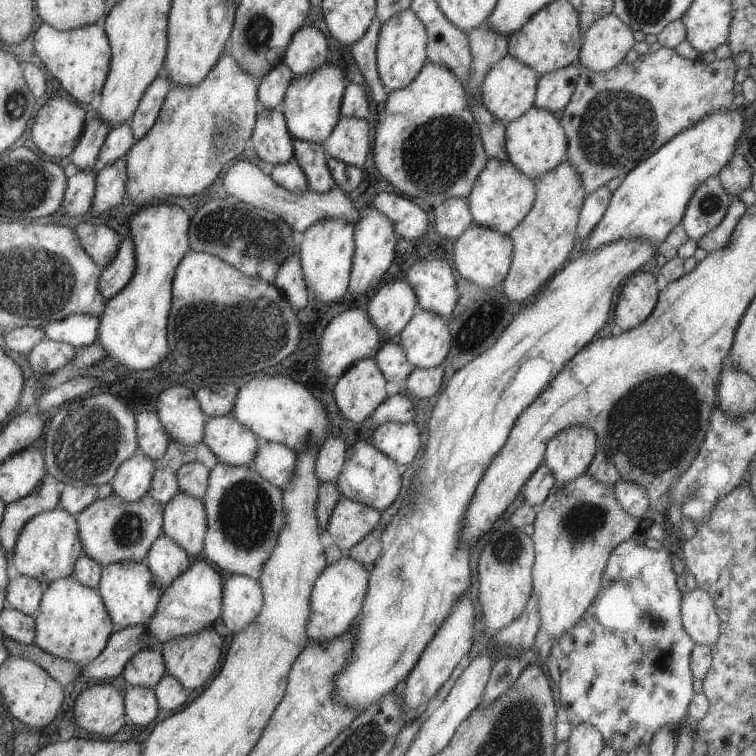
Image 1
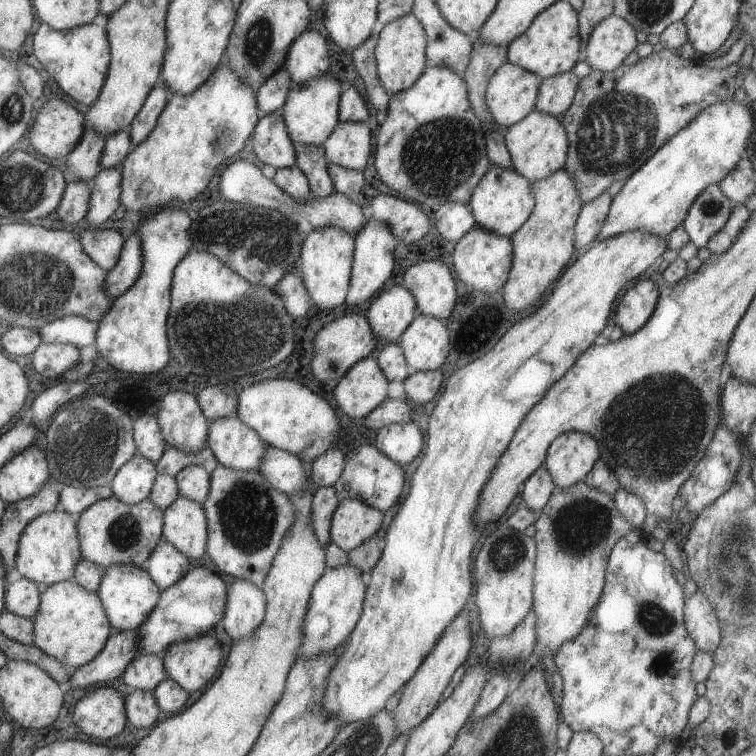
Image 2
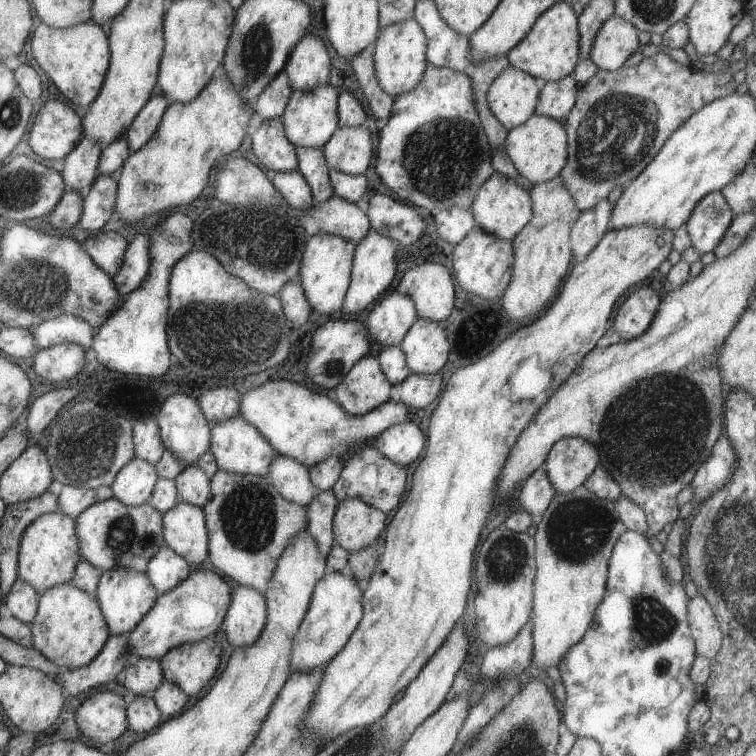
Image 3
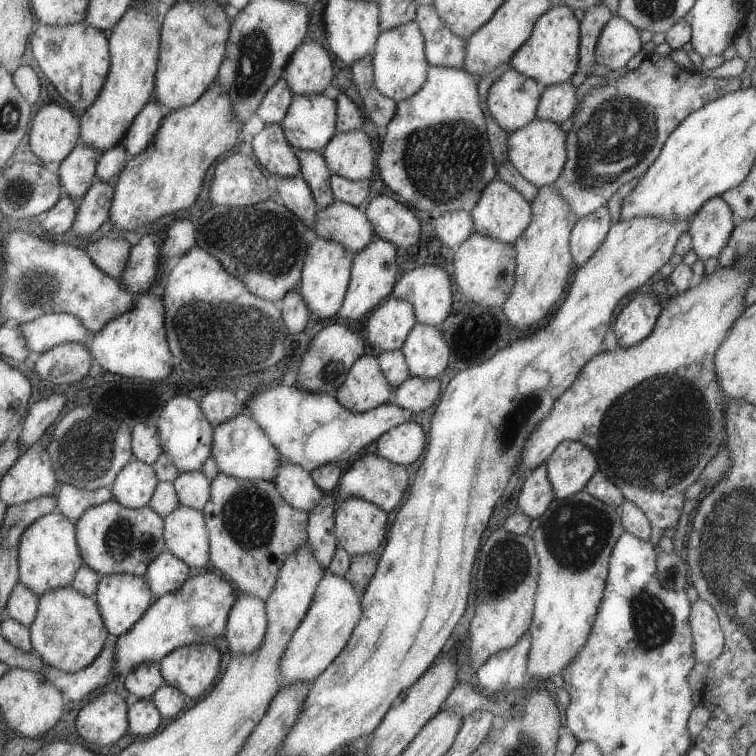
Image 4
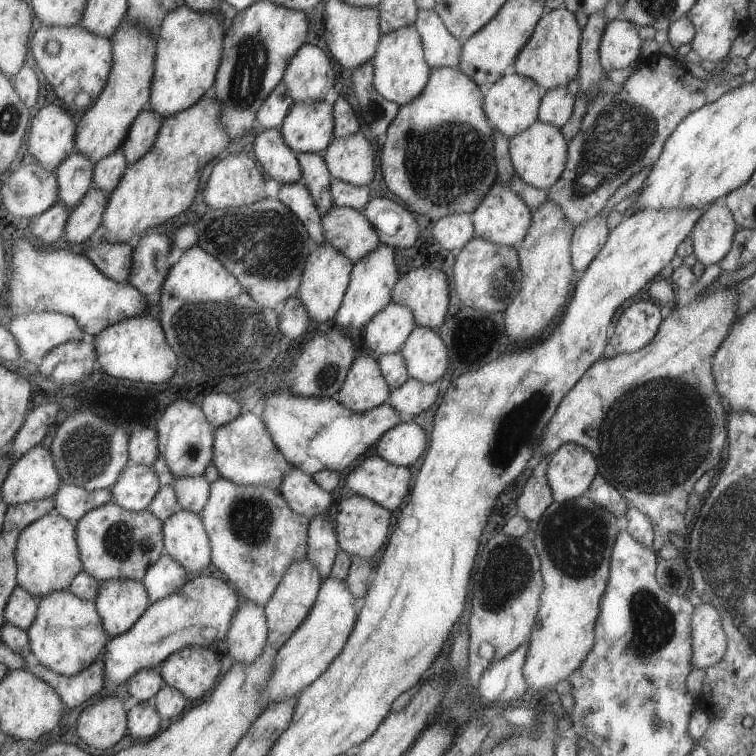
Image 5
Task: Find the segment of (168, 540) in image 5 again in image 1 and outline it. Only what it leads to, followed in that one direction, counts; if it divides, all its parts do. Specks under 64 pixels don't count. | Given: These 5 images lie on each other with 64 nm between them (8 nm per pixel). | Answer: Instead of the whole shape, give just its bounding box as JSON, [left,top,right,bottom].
[162,491,206,556]

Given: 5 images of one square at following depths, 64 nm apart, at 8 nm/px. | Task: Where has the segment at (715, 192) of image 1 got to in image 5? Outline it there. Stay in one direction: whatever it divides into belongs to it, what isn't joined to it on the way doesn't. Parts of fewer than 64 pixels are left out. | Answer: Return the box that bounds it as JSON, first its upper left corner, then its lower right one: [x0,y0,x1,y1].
[689,201,736,267]

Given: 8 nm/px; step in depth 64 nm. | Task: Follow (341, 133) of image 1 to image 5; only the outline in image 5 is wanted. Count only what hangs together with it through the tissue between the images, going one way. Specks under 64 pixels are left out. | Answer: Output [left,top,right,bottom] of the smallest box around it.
[322,130,373,186]

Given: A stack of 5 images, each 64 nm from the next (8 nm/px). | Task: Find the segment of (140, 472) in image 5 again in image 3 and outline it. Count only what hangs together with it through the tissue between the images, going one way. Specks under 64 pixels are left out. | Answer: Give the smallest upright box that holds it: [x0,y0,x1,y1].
[110,456,157,507]

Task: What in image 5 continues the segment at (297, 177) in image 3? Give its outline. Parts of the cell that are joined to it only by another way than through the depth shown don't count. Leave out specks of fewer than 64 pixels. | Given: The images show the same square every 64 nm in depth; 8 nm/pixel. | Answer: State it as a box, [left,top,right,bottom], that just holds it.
[278,180,324,244]

